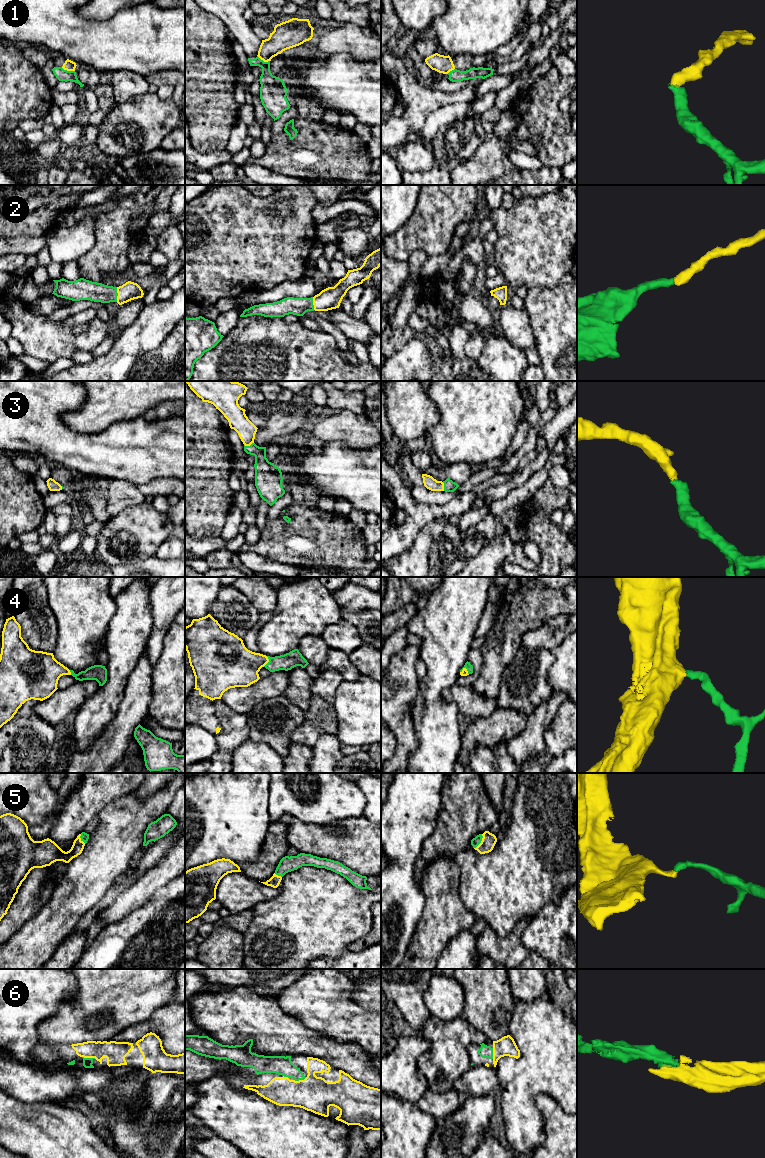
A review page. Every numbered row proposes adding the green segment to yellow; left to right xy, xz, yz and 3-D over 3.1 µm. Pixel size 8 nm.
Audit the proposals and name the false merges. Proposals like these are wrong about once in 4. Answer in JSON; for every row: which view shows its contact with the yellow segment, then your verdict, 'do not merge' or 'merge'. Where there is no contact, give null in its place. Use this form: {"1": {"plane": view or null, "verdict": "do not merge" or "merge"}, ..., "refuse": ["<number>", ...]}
{"1": {"plane": "xy", "verdict": "do not merge"}, "2": {"plane": "xy", "verdict": "merge"}, "3": {"plane": "xz", "verdict": "merge"}, "4": {"plane": "xz", "verdict": "merge"}, "5": {"plane": "yz", "verdict": "merge"}, "6": {"plane": "xy", "verdict": "merge"}, "refuse": ["1"]}

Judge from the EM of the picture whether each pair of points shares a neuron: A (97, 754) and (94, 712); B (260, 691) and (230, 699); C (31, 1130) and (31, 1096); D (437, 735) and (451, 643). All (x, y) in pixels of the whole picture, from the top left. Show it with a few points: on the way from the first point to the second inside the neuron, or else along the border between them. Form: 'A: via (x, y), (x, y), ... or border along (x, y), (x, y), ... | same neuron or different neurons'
A: border along (111, 720), (93, 743), (84, 751) | different neurons
B: via (253, 694), (245, 699), (237, 699) | same neuron
C: border along (10, 1095), (29, 1103), (54, 1102) | different neurons
D: via (436, 712), (436, 680), (442, 673), (443, 666) | same neuron

